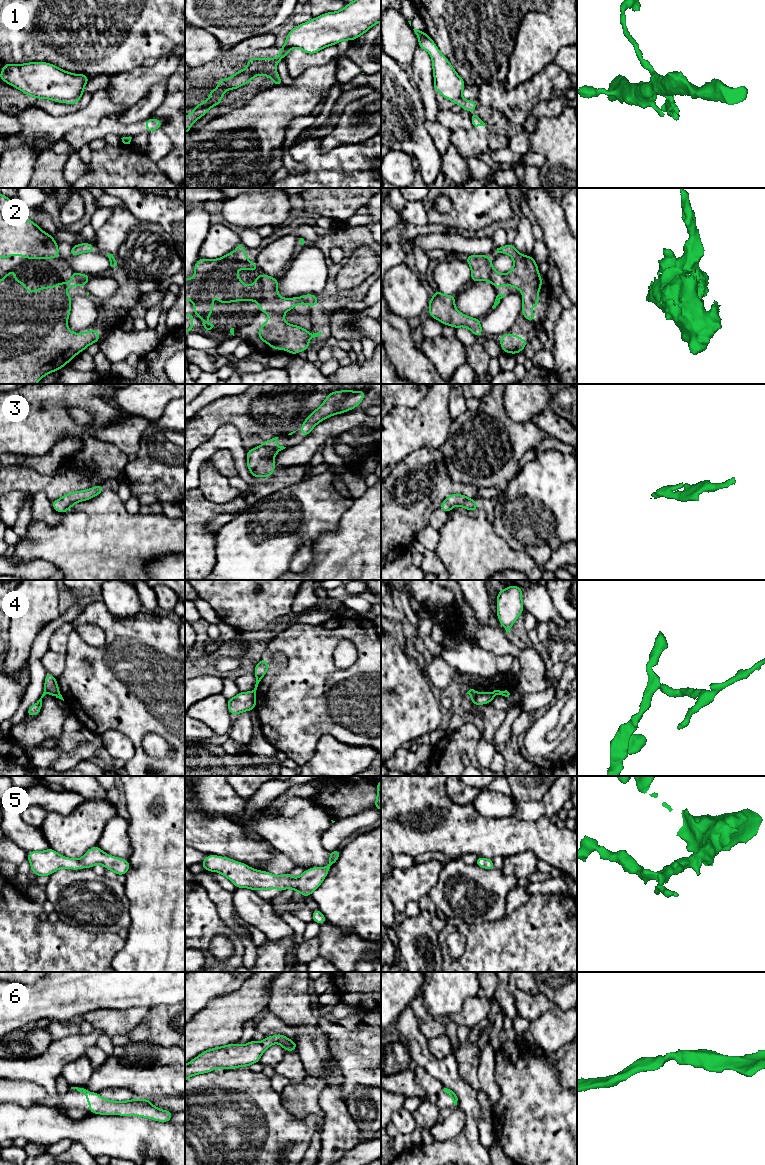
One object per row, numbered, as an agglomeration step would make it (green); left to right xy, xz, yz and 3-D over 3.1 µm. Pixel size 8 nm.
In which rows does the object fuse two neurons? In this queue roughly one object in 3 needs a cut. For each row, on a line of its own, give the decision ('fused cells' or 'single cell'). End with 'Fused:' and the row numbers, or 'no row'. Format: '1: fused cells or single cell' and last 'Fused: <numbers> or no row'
1: fused cells
2: single cell
3: single cell
4: fused cells
5: single cell
6: single cell
Fused: 1, 4

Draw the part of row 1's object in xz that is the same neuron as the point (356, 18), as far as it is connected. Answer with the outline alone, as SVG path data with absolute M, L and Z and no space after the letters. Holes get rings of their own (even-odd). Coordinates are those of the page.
M354 0L335 12L327 12L317 18L302 23L291 30L285 45L279 48L279 56L270 58L250 58L247 67L226 79L217 79L219 85L209 91L209 98L193 107L193 112L185 116L185 134L191 125L213 107L222 103L226 90L235 90L258 75L263 75L271 67L282 61L291 49L299 48L307 54L315 54L321 49L341 41L352 41L365 34L371 27L381 22L381 0Z

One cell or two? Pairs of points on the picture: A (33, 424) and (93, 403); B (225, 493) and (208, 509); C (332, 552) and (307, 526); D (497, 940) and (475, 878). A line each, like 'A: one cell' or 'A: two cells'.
A: one cell
B: two cells
C: two cells
D: two cells

